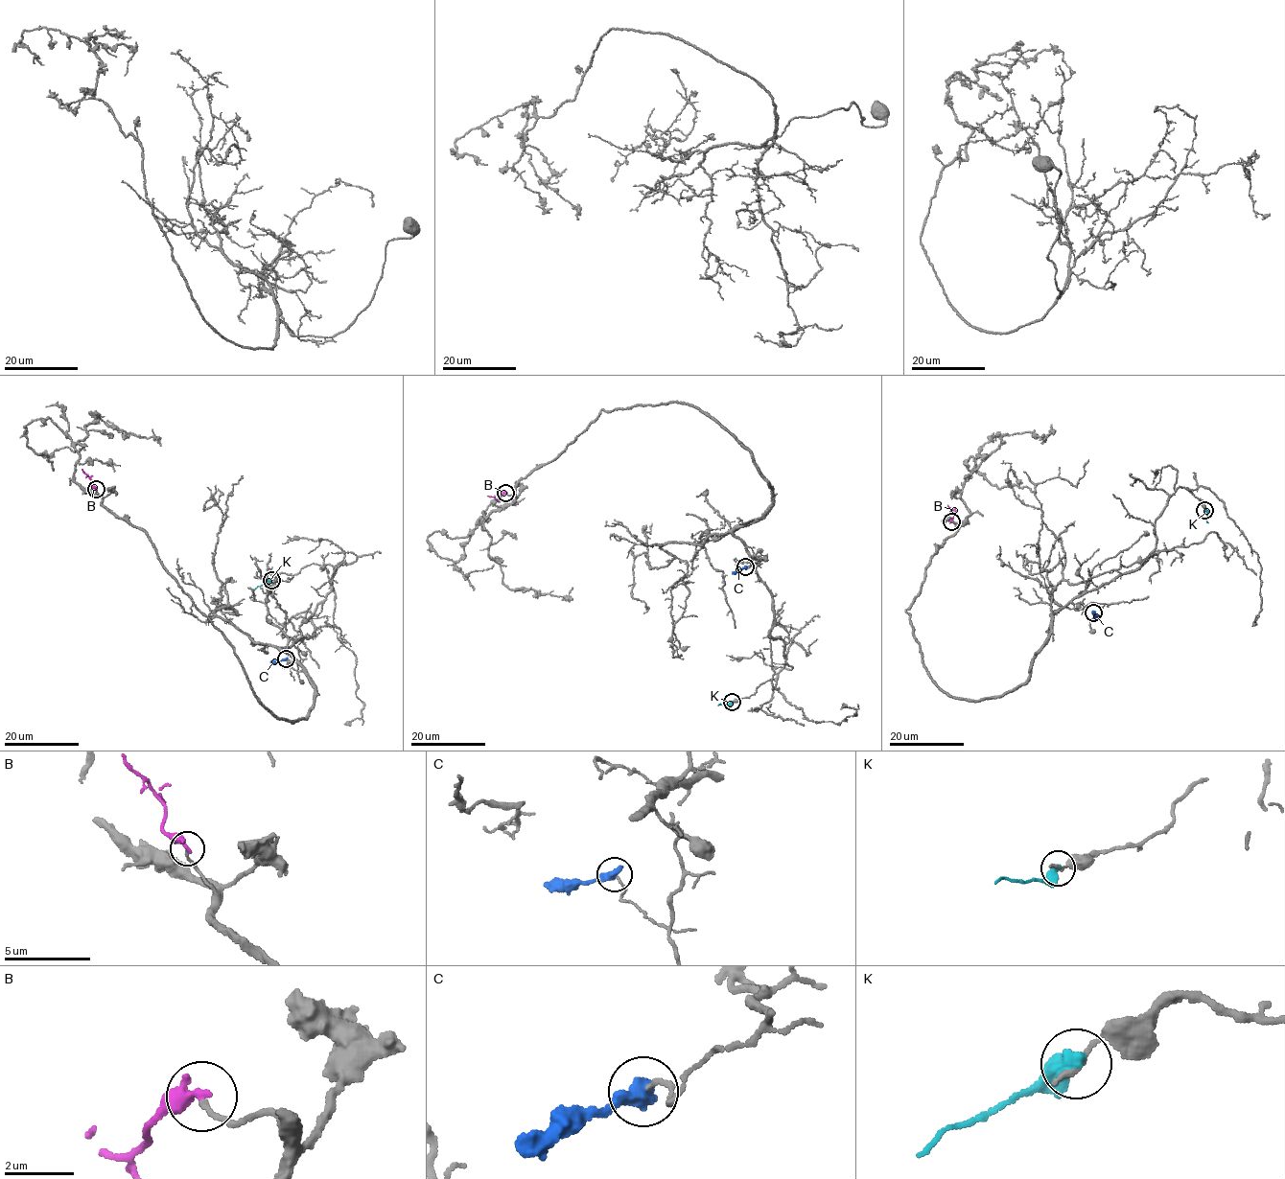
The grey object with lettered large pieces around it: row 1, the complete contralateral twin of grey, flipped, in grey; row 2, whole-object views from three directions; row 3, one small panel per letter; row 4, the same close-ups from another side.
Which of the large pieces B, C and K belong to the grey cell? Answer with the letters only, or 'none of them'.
B

